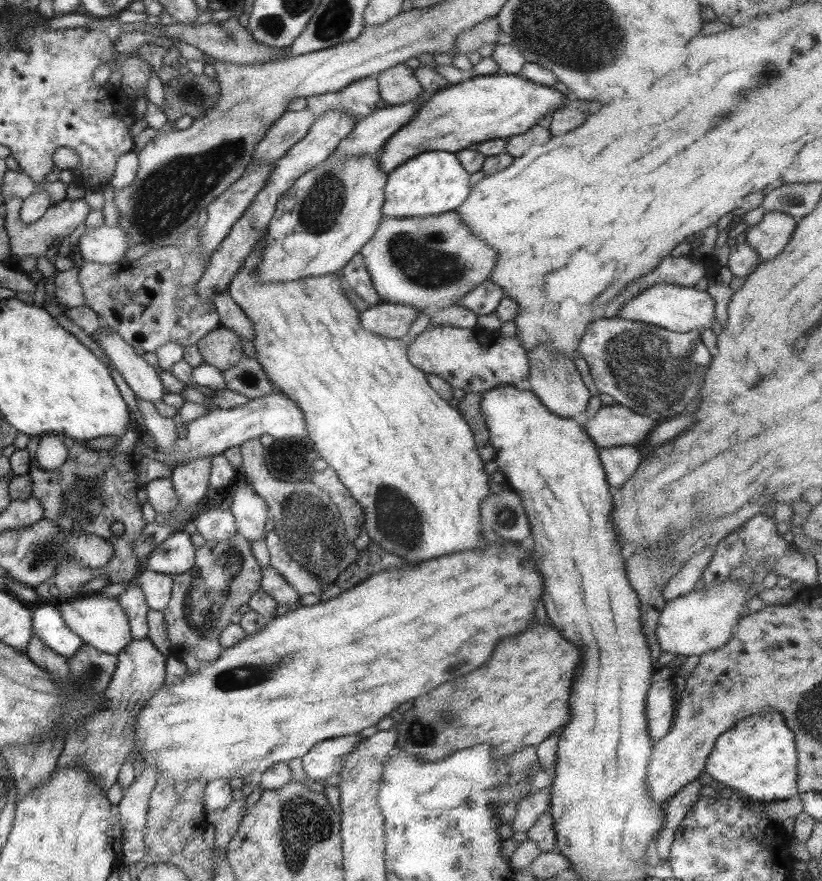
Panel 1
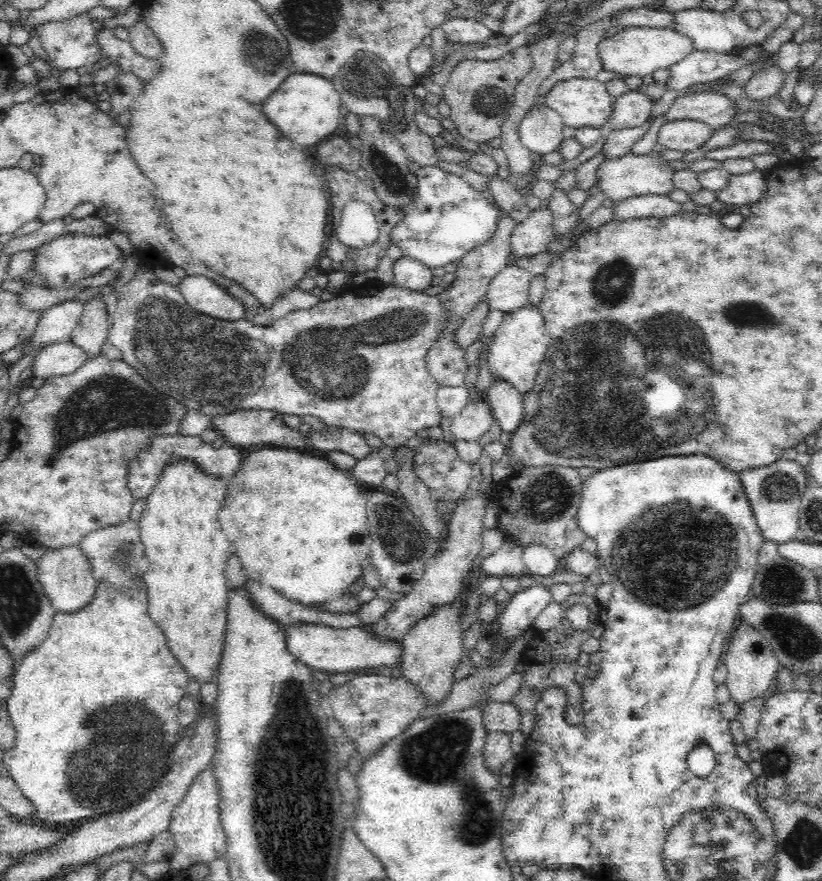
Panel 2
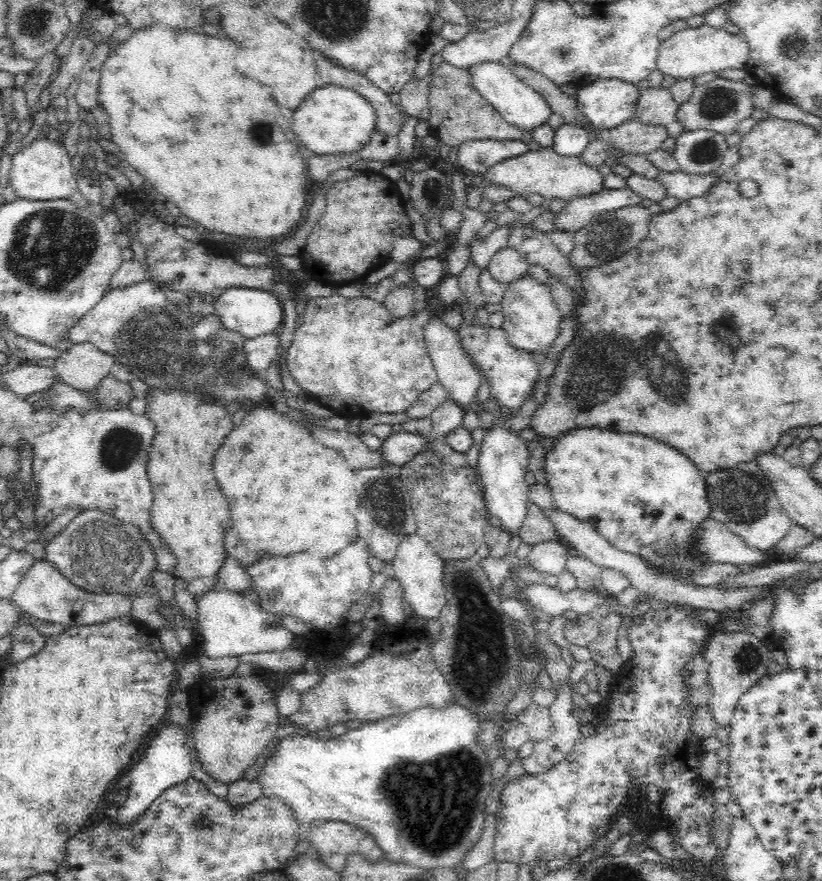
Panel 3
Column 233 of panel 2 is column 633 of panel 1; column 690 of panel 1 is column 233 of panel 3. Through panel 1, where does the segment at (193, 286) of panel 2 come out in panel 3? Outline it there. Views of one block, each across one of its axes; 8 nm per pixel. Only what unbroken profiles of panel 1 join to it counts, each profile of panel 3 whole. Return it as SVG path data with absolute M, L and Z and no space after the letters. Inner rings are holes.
M227 287L213 304L216 315L228 330L243 334L246 339L279 332L283 326L284 312L278 297L267 290L244 287Z

